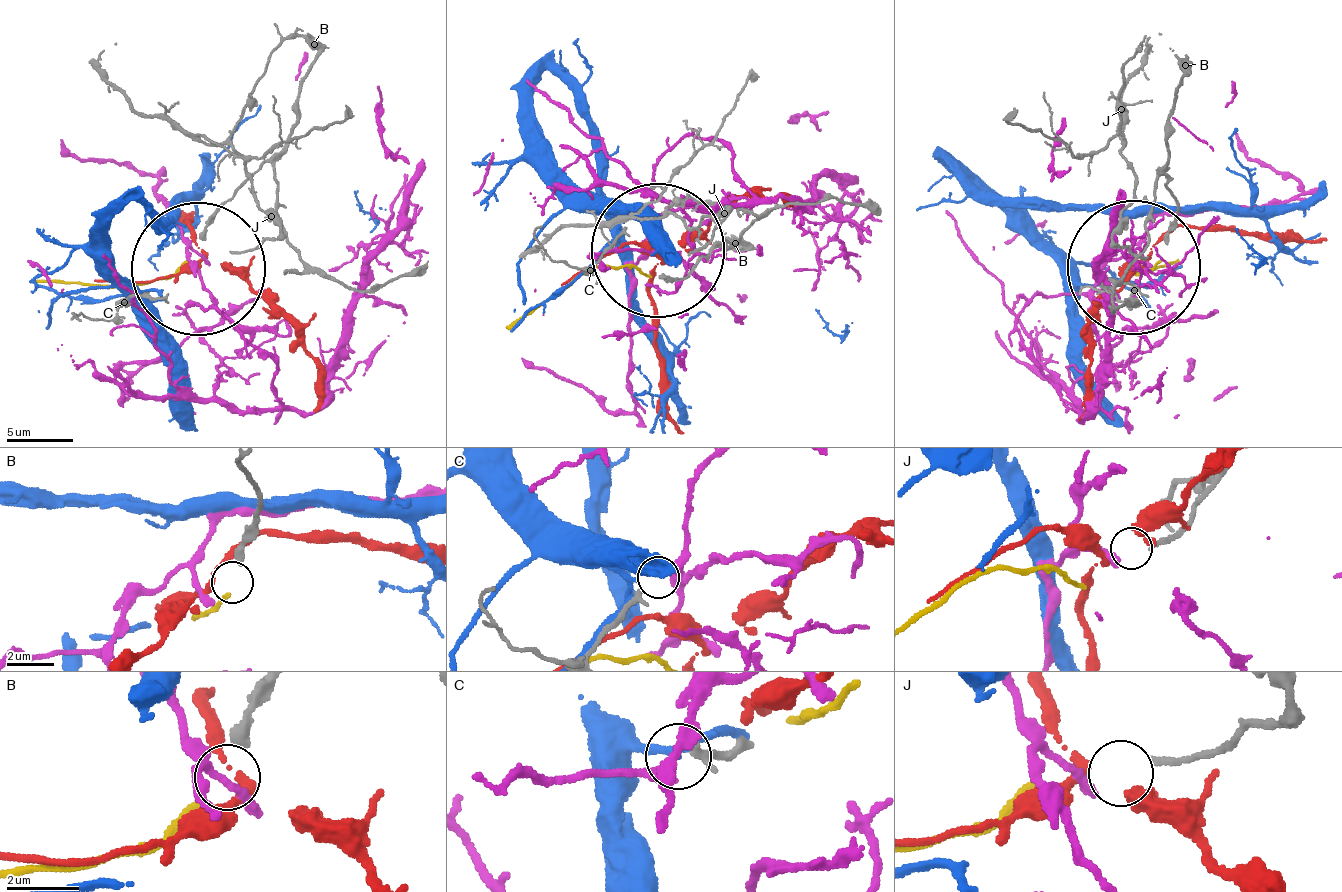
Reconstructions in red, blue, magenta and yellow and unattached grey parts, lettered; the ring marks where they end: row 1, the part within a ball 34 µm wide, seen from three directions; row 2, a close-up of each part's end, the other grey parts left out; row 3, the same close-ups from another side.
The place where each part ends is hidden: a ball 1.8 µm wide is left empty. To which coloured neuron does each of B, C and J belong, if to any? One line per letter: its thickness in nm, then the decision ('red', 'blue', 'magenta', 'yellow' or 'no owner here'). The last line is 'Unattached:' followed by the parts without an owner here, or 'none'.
B: calibre 340 nm; yellow
C: calibre 240 nm; magenta
J: calibre 170 nm; no owner here
Unattached: J

